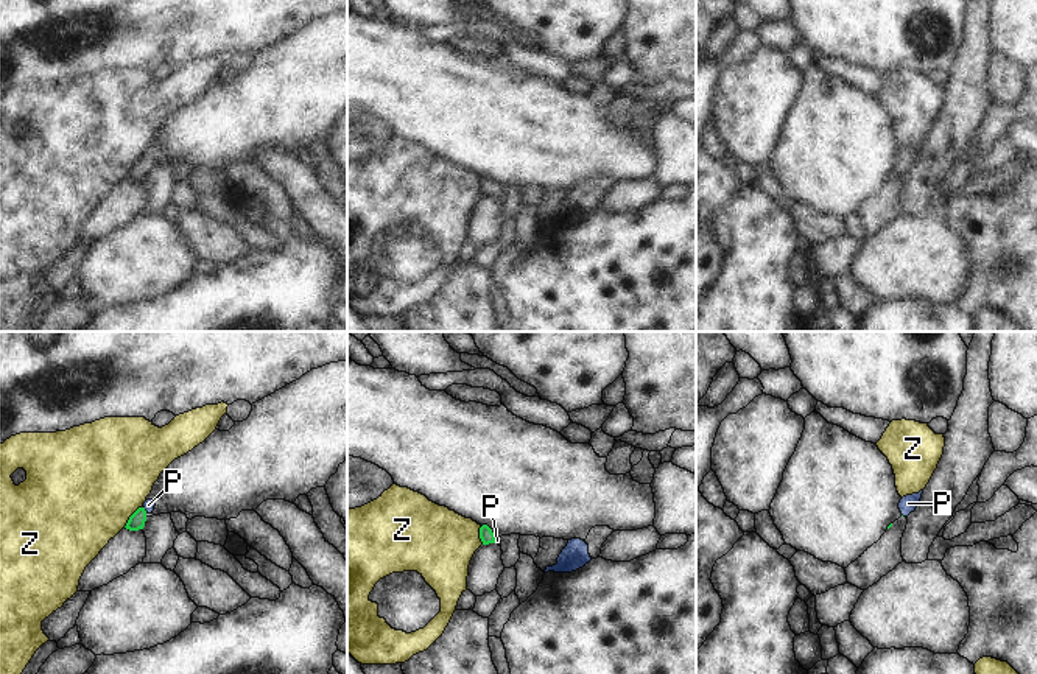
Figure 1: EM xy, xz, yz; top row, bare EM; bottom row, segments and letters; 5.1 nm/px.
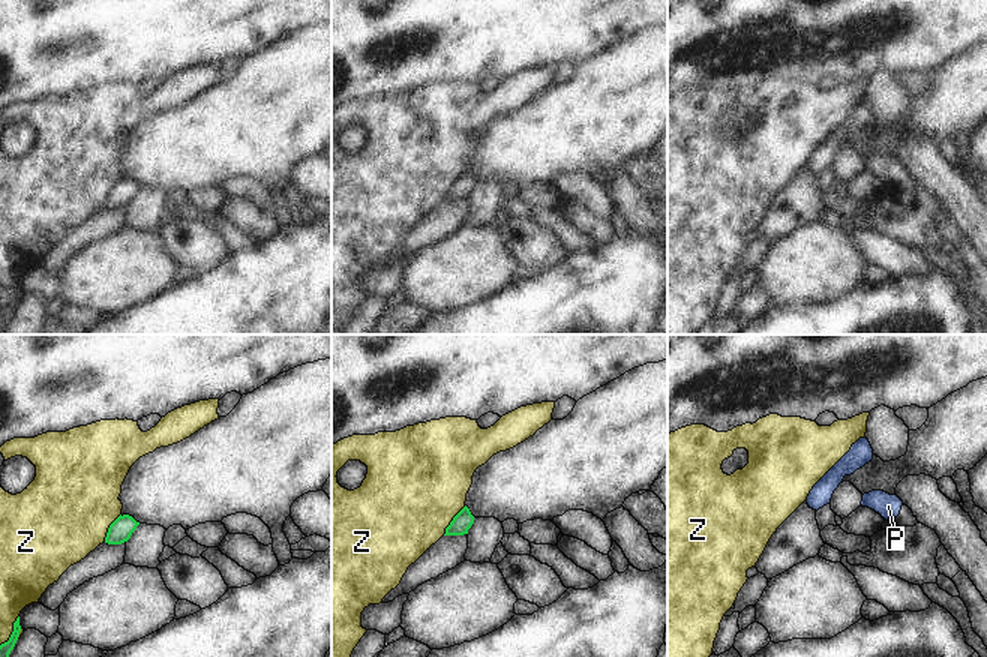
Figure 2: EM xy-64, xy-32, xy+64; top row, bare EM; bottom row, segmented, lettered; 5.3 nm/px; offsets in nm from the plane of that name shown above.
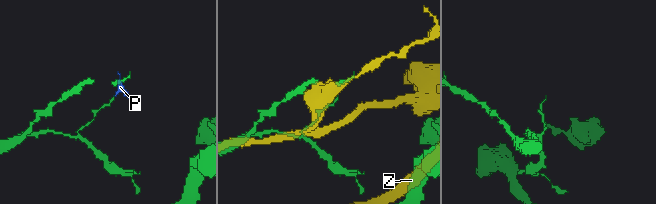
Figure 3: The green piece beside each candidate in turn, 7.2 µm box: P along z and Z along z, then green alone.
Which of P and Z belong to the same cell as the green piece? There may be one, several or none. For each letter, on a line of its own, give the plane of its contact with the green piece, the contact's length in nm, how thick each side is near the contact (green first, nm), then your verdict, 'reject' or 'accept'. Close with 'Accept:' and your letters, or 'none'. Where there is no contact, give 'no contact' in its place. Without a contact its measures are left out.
P: xz | 40 nm | 70/30 nm | accept
Z: xy | 150 nm | 90/500 nm | reject
Accept: P

